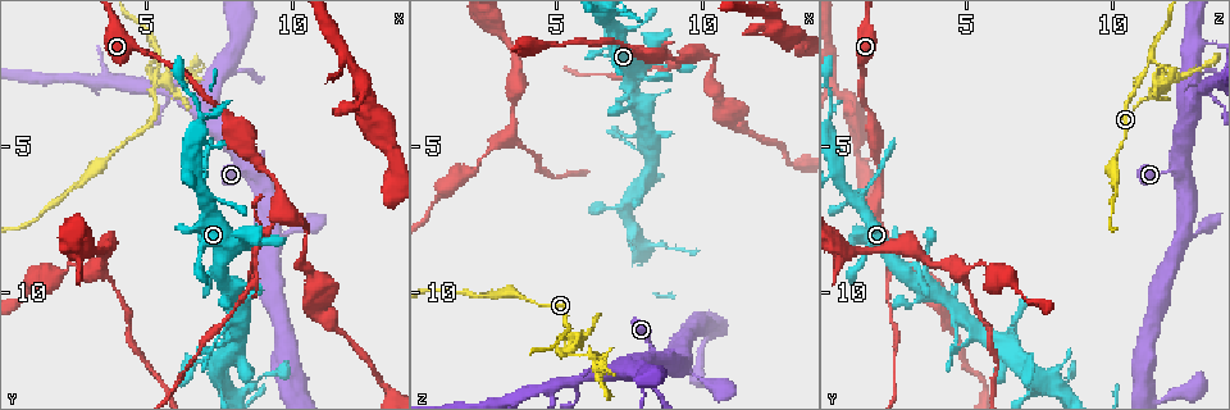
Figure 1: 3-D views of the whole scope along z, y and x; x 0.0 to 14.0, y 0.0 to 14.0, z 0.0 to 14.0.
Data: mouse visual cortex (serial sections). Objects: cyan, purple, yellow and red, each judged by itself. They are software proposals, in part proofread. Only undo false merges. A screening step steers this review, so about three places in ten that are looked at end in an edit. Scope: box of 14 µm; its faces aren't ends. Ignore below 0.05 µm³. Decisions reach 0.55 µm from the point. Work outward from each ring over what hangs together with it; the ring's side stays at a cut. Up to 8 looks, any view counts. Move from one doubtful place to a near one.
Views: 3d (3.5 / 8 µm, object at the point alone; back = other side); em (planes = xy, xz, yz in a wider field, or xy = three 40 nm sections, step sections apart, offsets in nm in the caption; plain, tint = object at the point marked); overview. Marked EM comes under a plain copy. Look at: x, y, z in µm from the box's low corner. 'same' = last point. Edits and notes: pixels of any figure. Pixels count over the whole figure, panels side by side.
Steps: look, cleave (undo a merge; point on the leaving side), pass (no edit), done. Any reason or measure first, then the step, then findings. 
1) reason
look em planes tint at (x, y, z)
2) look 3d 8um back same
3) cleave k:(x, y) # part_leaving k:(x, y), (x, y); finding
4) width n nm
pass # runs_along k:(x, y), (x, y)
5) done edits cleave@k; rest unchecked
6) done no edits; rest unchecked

three-way junction
look 3d 3.5um at (8.0, 1.4, 13.0)

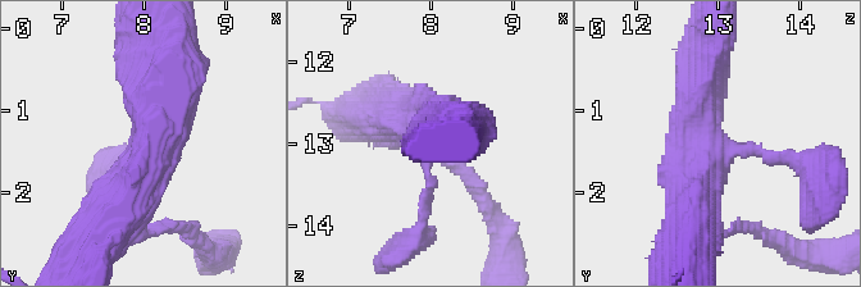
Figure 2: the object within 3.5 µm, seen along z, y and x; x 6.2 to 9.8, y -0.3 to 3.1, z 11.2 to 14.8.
arms 3; arm_widths 150, 600, 600 nm; shape alone is not enough
look em xy step 2 tint same

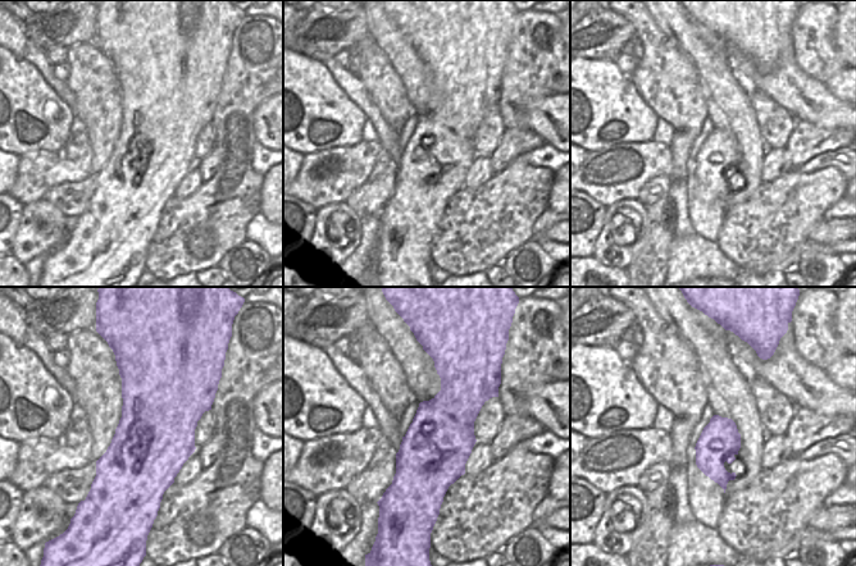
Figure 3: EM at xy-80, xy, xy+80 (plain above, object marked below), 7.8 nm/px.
pass # runs_along 2:(696, 208), (698, 156), (765, 153), (797, 164); all the same cell

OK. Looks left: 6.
sharp bend
look 3d 3.5um at (7.8, 10.0, 3.9)

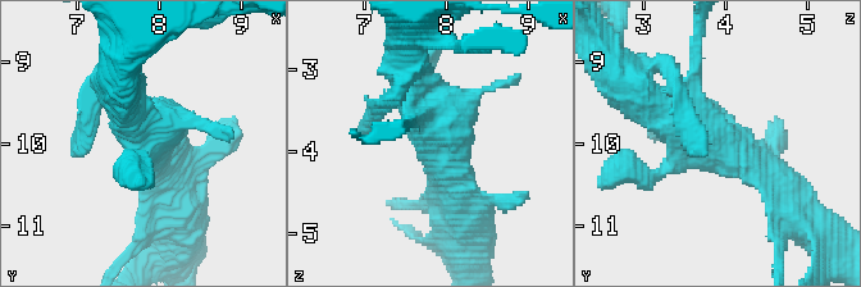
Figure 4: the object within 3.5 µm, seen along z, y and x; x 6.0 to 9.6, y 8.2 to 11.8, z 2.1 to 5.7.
now the EM
look em xy step 5 tint at (7.90, 10.00, 3.90)

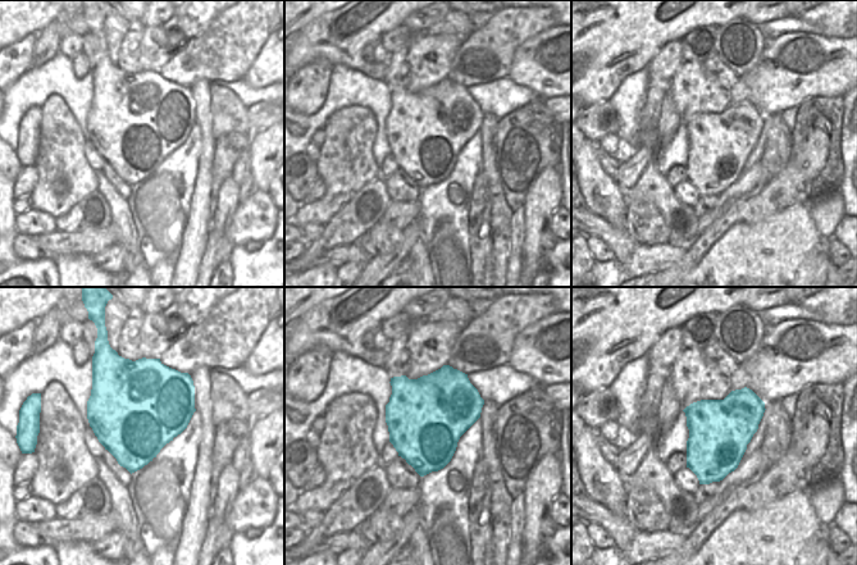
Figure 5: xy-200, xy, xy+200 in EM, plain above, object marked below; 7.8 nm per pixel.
pass # runs_along 4:(632, 85), (678, 124), (762, 163); continuous, no second cell

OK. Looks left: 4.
look 3d 8um at (9.3, 7.9, 2.2)

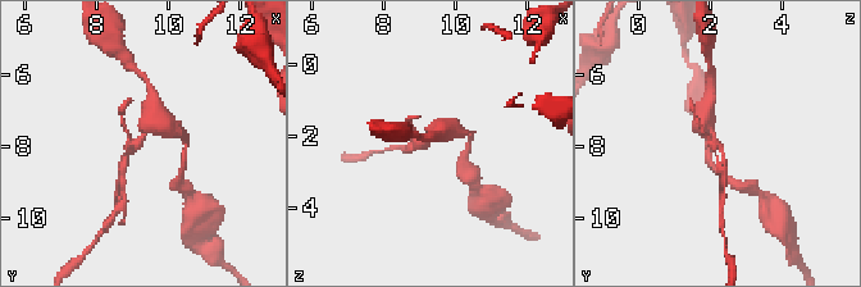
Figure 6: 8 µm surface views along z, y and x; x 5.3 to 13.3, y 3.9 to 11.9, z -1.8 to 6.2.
now the EM
look em xy step 2 tint at (9.3, 7.8, 2.1)

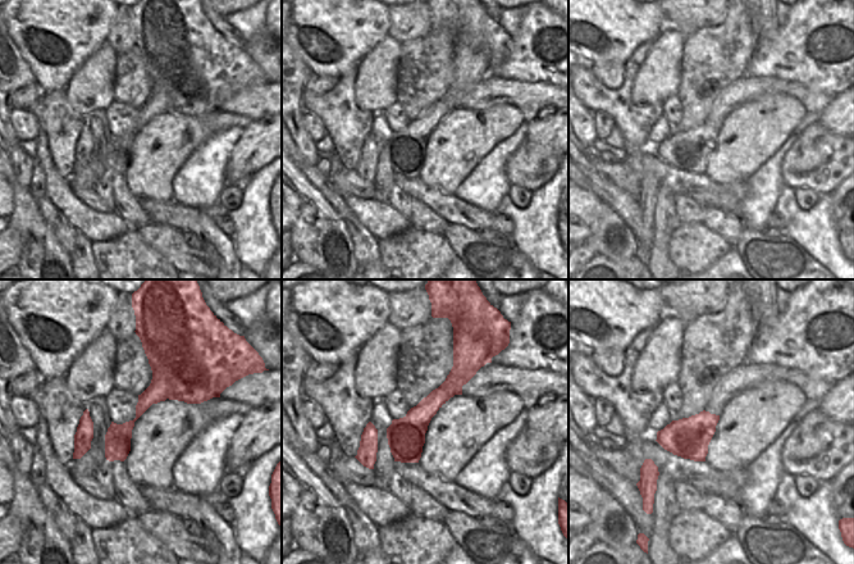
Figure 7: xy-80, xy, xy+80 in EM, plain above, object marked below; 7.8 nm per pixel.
cleave 6:(130, 144) # part_leaving 6:(145, 135), (128, 150), (123, 176); a second cell is stuck on

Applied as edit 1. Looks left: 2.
done edits cleave@6; rest unchecked

